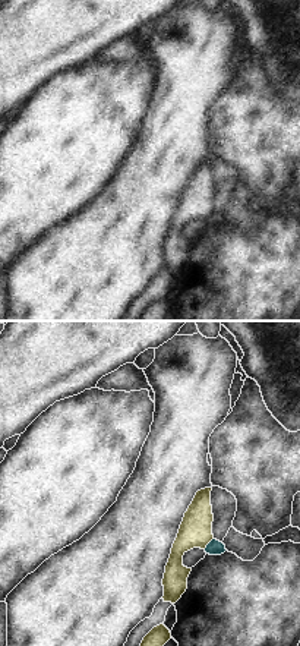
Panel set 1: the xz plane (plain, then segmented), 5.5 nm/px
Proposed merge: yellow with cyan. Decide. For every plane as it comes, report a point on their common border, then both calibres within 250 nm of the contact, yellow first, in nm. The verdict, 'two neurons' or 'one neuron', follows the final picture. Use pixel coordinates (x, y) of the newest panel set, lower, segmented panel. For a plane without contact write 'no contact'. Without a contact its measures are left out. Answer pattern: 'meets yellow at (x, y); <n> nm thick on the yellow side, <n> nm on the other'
meets yellow at (208, 542); 180 nm thick on the yellow side, 80 nm on the other

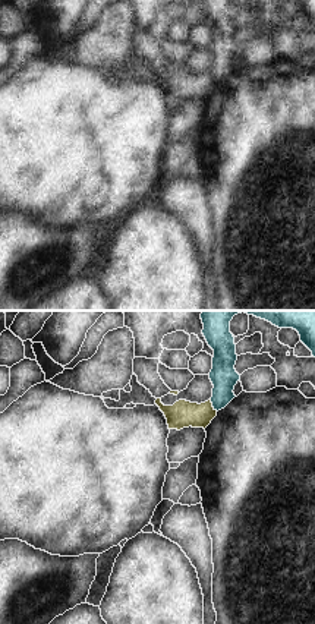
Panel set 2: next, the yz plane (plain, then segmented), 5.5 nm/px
meets yellow at (211, 405); 150 nm thick on the yellow side, 150 nm on the other

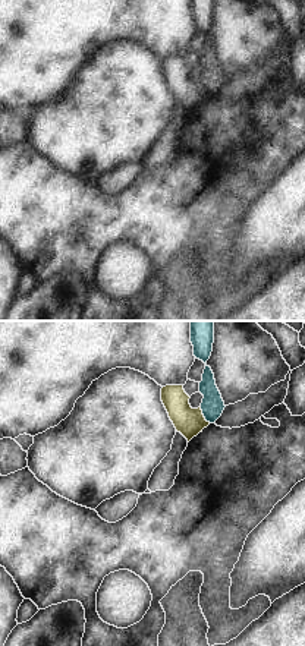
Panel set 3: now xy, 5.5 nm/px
meets yellow at (203, 416); 160 nm thick on the yellow side, 120 nm on the other

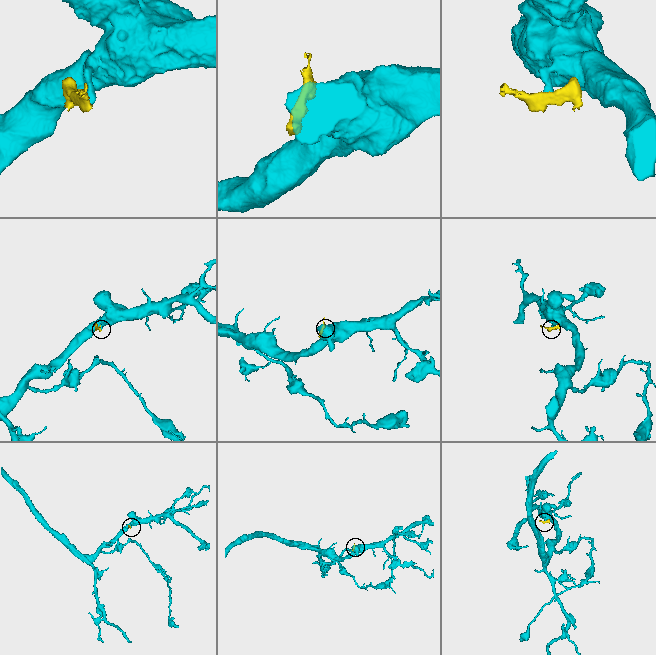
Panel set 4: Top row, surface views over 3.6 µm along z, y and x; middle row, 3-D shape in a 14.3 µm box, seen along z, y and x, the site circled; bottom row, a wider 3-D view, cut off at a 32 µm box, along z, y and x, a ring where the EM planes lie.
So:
two neurons

